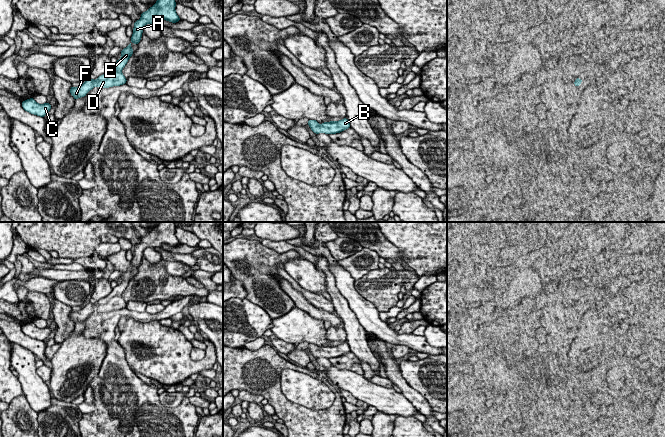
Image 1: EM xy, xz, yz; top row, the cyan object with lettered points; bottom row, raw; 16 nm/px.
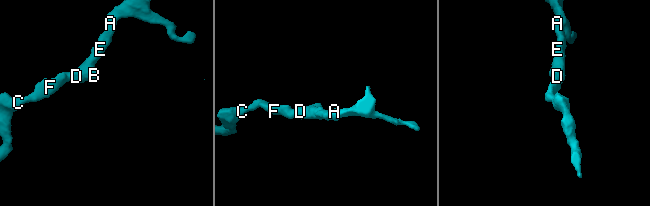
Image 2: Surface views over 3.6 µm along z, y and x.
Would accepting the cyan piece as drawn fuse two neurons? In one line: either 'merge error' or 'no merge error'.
no merge error

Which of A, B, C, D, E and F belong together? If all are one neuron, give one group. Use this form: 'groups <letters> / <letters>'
groups A B C D E F

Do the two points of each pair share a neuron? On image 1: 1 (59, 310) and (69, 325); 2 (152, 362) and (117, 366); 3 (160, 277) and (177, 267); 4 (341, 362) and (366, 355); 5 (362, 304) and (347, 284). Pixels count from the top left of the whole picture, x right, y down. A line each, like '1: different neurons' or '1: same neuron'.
1: same neuron
2: different neurons
3: different neurons
4: different neurons
5: same neuron

